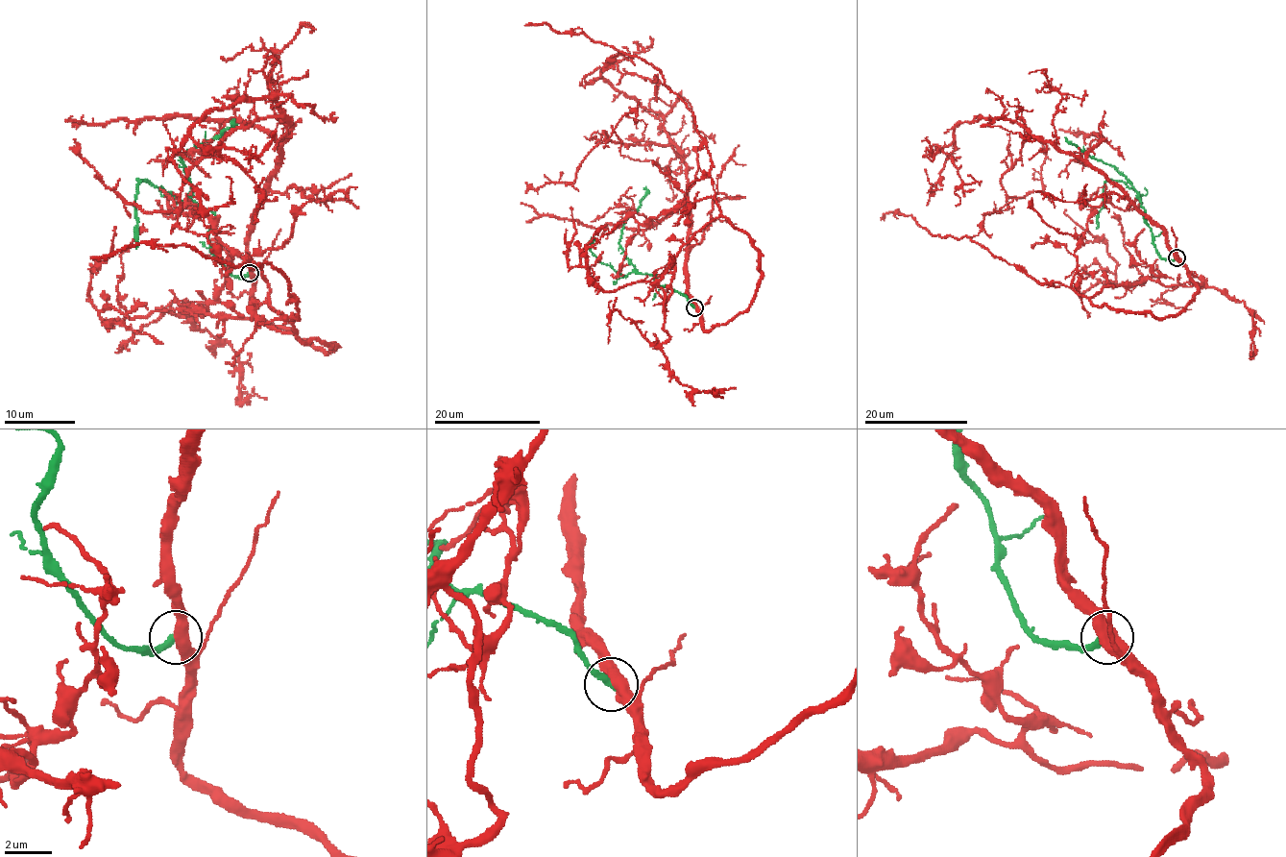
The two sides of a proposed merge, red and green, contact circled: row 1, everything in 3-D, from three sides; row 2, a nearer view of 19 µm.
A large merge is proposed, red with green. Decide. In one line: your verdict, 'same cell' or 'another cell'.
another cell

